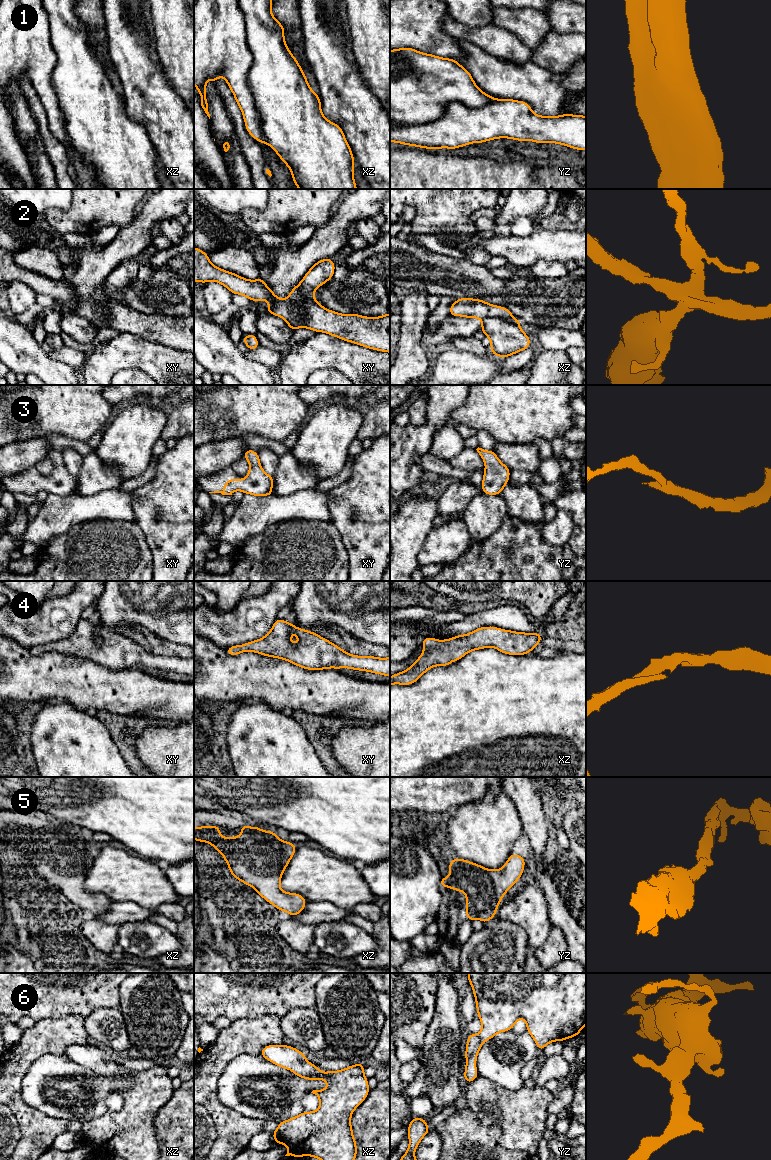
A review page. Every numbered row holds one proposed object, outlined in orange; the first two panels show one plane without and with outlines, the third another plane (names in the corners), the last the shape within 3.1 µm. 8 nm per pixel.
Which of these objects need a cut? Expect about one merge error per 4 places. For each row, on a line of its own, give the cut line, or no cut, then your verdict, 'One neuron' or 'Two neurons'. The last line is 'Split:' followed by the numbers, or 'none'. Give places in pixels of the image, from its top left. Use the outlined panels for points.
1: Split along xz (237, 0), (252, 57), (248, 84), (266, 141). Two neurons
2: Split along xy (293, 300), (301, 303), (302, 318), (298, 322), (298, 327). Two neurons
3: No split. One neuron
4: No split. One neuron
5: No split. One neuron
6: No split. One neuron
Split: 1, 2

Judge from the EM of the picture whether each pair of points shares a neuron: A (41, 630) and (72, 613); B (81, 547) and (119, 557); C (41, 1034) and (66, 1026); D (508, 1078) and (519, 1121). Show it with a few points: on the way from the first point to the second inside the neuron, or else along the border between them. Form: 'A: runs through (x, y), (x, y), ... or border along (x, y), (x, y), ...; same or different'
A: runs through (49, 622), (64, 613); same
B: runs through (90, 556), (110, 557); same
C: runs through (47, 1034), (58, 1034), (60, 1032); same
D: border along (489, 1080), (510, 1089), (519, 1089), (524, 1086); different

